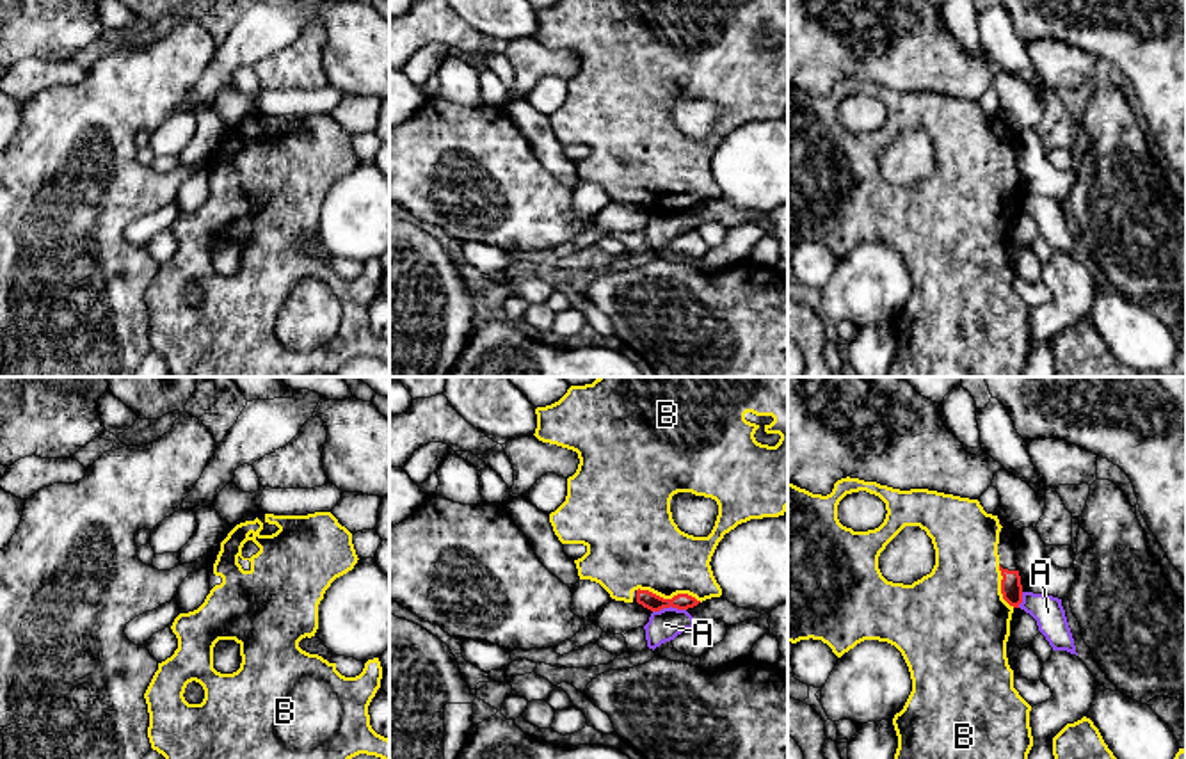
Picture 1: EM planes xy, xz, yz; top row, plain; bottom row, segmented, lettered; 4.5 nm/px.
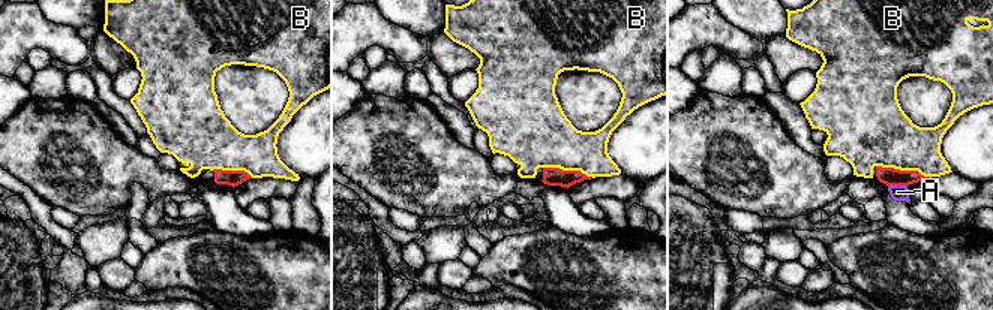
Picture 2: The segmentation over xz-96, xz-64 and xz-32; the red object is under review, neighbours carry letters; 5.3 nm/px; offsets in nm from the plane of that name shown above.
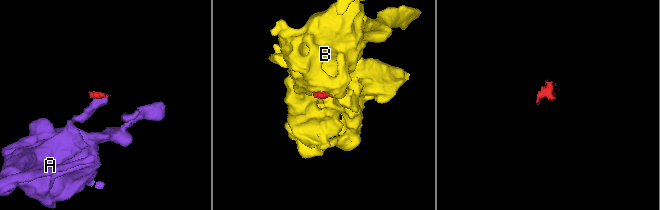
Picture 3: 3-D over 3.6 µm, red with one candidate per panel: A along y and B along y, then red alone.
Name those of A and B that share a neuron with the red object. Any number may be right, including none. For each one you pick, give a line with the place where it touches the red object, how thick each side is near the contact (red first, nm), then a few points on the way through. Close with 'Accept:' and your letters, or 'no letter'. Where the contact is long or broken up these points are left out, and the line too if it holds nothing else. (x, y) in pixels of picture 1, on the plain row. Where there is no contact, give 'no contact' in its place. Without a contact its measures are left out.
B: contact xz (669, 201); calibres 80 and 360 nm; way xz (648, 201), (669, 201), (669, 175), (646, 151)
Accept: B

